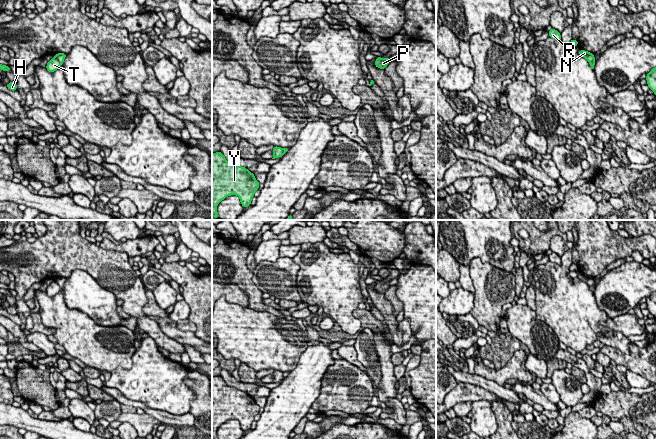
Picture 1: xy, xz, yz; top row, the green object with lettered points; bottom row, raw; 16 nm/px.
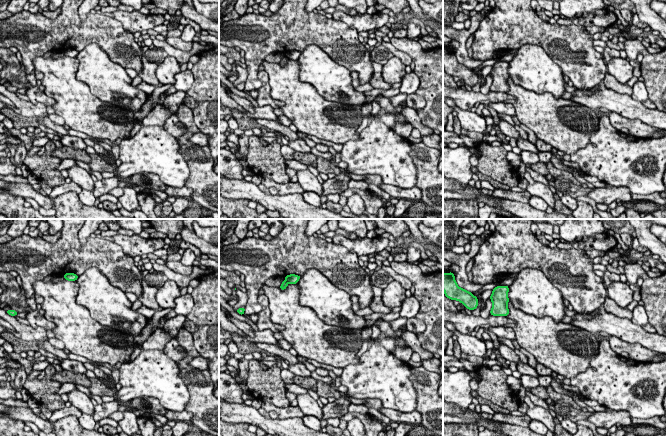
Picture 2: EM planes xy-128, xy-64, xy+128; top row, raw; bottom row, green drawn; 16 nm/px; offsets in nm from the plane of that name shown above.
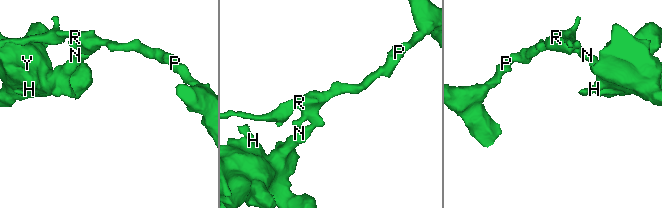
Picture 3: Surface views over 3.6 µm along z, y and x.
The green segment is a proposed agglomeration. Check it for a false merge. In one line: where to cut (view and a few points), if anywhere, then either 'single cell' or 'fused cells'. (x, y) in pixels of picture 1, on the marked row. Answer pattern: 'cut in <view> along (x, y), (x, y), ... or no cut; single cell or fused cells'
cut in xy along (54, 55), (61, 64); fused cells

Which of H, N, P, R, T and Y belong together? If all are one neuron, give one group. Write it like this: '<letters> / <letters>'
H T Y / N P R

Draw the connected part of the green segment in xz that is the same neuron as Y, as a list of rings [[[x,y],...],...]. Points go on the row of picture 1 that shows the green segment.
[[[222,152],[212,153],[212,217],[219,218],[218,204],[231,195],[238,196],[244,208],[249,207],[259,185],[255,175],[247,168],[228,162]]]

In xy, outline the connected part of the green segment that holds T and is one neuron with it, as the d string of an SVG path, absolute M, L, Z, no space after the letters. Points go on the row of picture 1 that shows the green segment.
M54 56L46 65L46 69L48 72L55 72L60 68L62 64L58 61L58 59Z

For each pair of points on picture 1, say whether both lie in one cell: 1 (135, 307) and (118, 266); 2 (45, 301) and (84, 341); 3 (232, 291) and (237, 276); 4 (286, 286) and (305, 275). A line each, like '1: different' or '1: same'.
1: same
2: same
3: different
4: different

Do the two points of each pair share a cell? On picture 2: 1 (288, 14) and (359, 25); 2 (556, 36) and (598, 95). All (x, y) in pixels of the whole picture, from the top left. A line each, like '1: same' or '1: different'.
1: different
2: different

